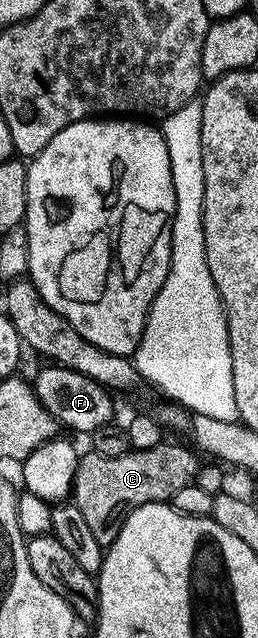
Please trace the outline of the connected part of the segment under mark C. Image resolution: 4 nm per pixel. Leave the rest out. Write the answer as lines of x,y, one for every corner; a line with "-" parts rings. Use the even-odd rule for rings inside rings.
161,443
147,451
132,449
107,457
104,453
88,453
80,457
74,475
71,500
82,511
94,539
105,547
118,539
122,523
135,509
146,503
168,503
182,487
193,484
198,477
197,454
187,444

